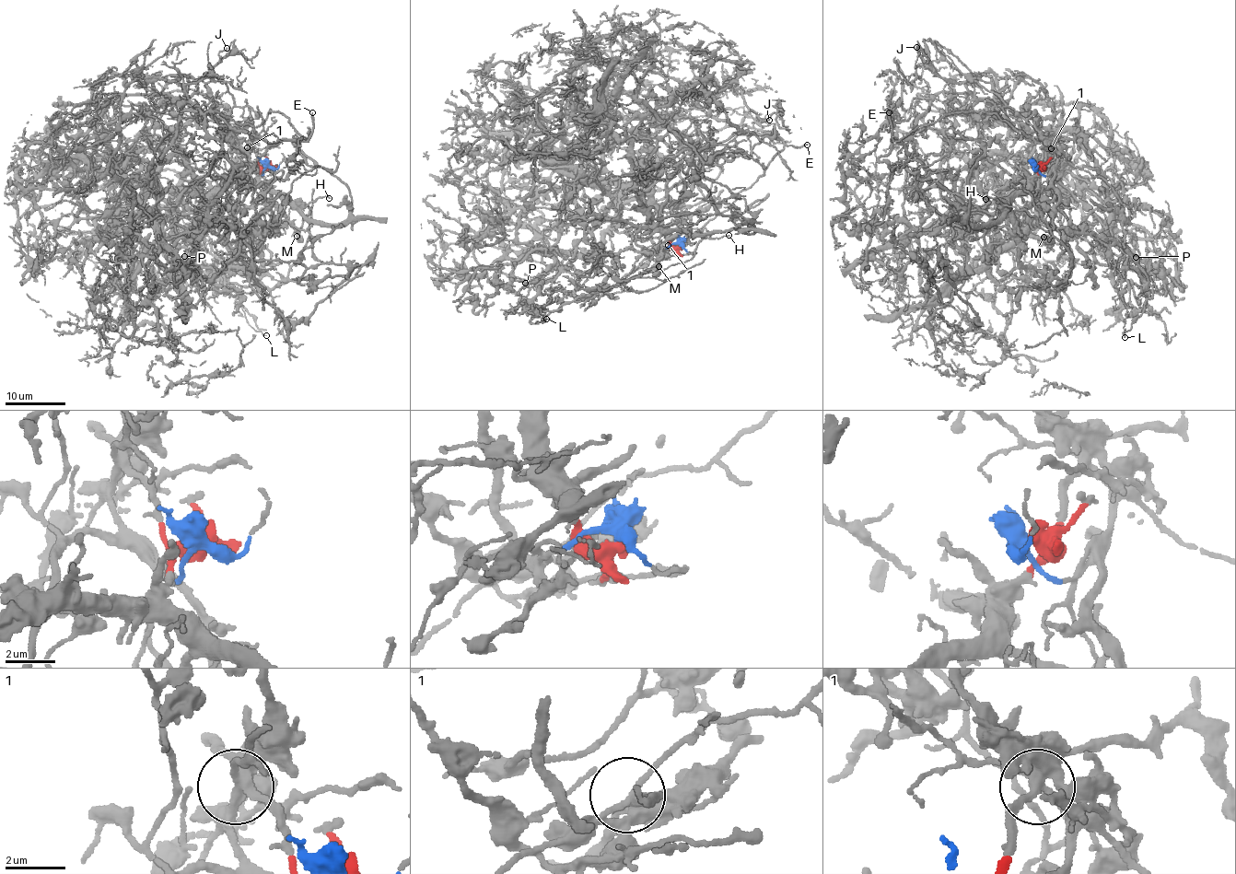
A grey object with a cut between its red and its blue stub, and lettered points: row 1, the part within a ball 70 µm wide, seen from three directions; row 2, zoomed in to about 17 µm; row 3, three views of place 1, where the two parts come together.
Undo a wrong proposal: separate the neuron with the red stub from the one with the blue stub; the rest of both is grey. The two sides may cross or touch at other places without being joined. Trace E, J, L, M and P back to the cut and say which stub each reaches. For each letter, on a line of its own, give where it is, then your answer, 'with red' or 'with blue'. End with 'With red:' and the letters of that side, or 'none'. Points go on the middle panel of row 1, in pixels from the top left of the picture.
E: (807, 145) | with blue
J: (769, 120) | with red
L: (546, 319) | with blue
M: (658, 266) | with blue
P: (525, 283) | with red
With red: J, P

